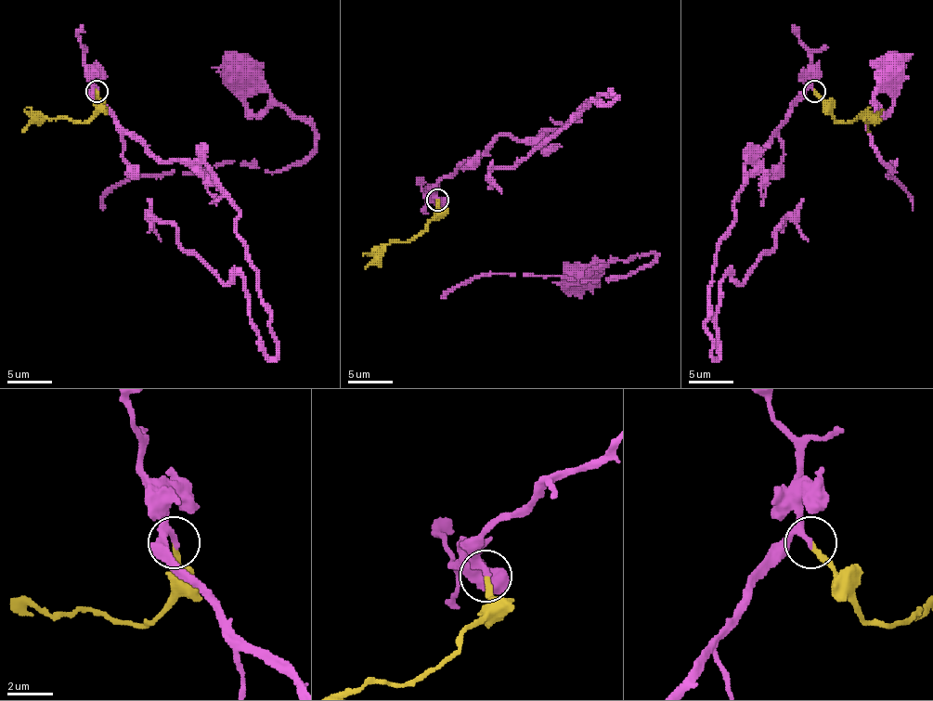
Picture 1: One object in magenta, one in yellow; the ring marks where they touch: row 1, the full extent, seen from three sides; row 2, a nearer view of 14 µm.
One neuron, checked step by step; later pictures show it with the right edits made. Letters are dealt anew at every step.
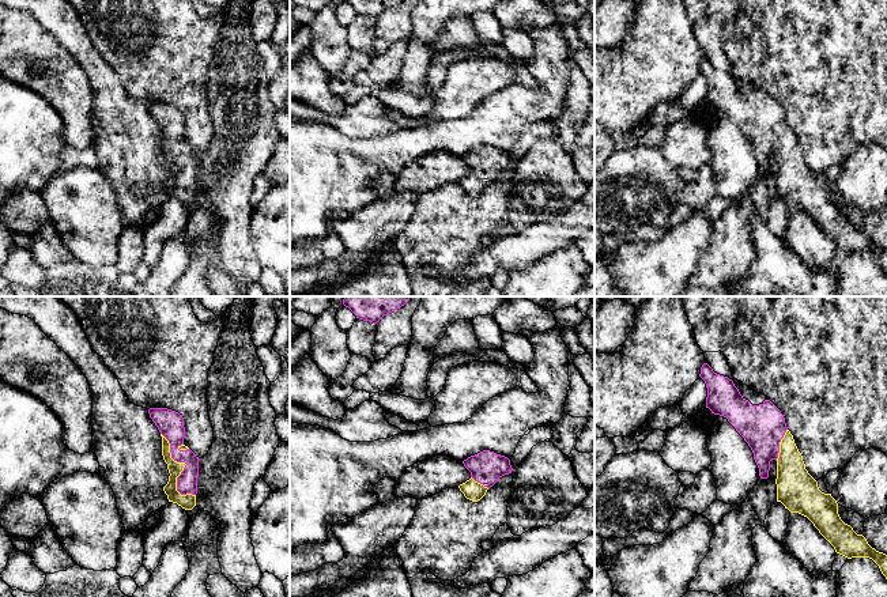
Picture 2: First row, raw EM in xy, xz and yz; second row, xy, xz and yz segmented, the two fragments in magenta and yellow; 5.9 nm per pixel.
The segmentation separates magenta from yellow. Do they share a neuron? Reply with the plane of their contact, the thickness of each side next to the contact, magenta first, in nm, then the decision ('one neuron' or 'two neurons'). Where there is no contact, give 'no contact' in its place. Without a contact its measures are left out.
contact in xy; calibres 140 and 90 nm; one neuron

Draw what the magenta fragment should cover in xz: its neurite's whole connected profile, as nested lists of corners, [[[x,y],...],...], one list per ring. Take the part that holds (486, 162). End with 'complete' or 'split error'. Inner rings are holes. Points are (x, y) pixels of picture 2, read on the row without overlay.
[[[490,146],[471,151],[463,159],[471,167],[471,174],[460,180],[458,184],[472,197],[480,196],[499,173],[513,166],[507,152]]]; split error

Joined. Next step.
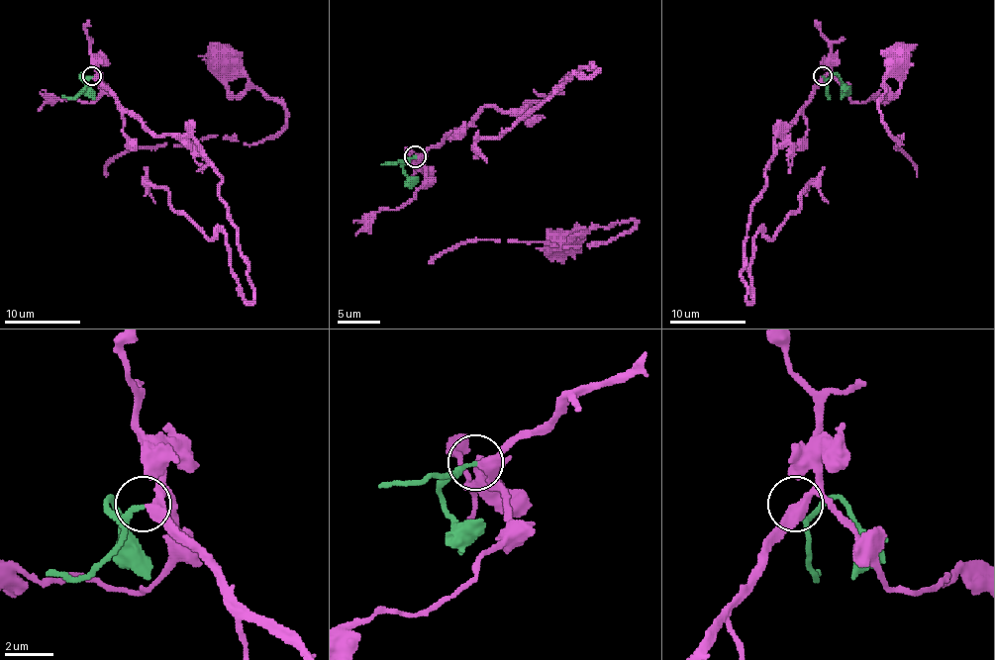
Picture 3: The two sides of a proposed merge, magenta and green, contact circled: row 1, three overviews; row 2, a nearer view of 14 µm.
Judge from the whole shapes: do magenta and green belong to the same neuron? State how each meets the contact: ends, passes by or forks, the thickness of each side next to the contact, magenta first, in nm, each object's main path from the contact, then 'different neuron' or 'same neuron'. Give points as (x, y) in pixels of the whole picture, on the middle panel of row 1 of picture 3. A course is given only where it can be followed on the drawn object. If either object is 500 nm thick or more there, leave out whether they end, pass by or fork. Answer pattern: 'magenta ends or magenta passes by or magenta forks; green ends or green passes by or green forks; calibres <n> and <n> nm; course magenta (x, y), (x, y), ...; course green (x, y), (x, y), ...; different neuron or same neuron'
magenta passes by; green ends; calibres 380 and 180 nm; course magenta (416, 155), (591, 63), (475, 142), (508, 239), (602, 243), (635, 225), (568, 243); course green (416, 155), (407, 160), (403, 171), (409, 177), (418, 177); same neuron

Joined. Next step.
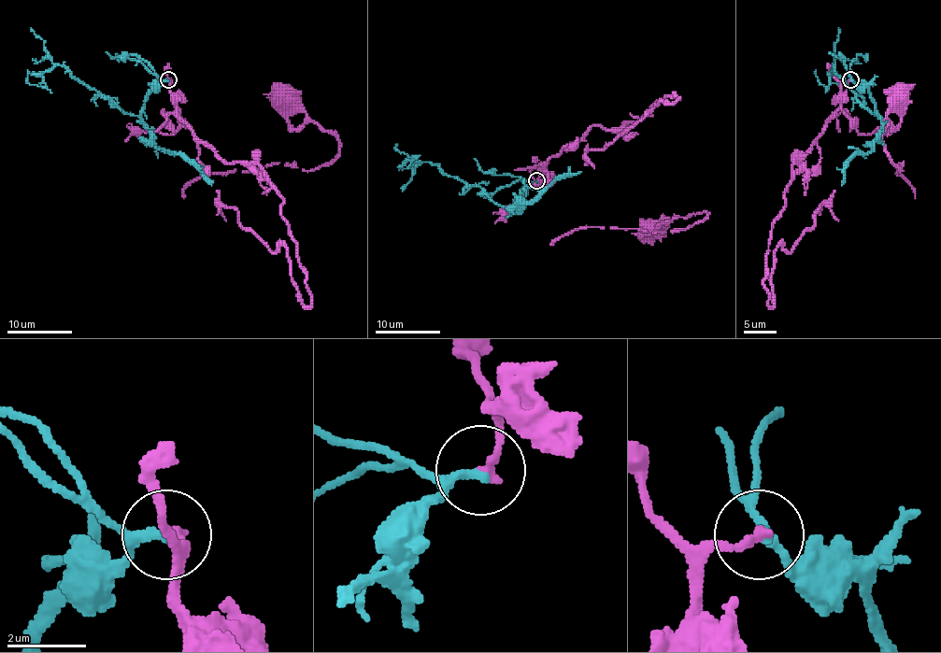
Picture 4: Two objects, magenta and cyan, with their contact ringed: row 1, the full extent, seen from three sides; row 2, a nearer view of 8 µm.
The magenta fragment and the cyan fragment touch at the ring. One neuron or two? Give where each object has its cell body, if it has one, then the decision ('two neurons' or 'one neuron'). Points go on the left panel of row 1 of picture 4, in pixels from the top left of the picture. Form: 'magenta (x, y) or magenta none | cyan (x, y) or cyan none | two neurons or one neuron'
magenta (286, 96) | cyan none | one neuron

